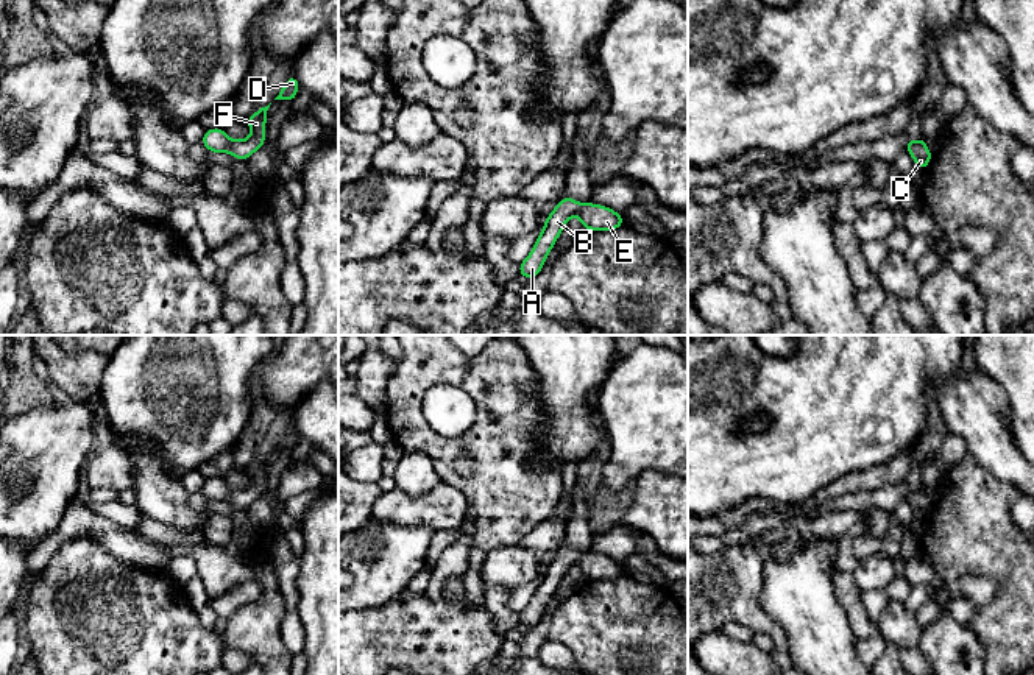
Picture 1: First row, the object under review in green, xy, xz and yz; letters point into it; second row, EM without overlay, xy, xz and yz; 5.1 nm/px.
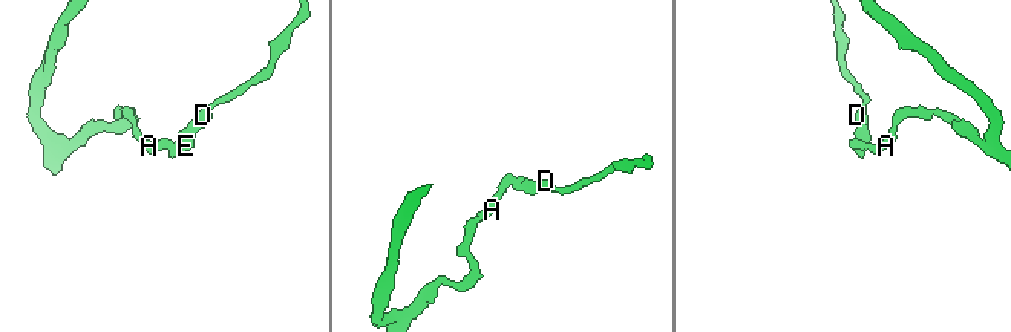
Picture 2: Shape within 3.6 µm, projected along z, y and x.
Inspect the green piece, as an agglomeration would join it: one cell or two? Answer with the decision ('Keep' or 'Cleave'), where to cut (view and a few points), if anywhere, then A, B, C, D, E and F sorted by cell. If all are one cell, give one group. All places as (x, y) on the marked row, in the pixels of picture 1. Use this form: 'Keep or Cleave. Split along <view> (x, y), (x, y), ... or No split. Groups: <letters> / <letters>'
Cleave. Split along xy (233, 141), (226, 150). Groups: A B / C D E F

